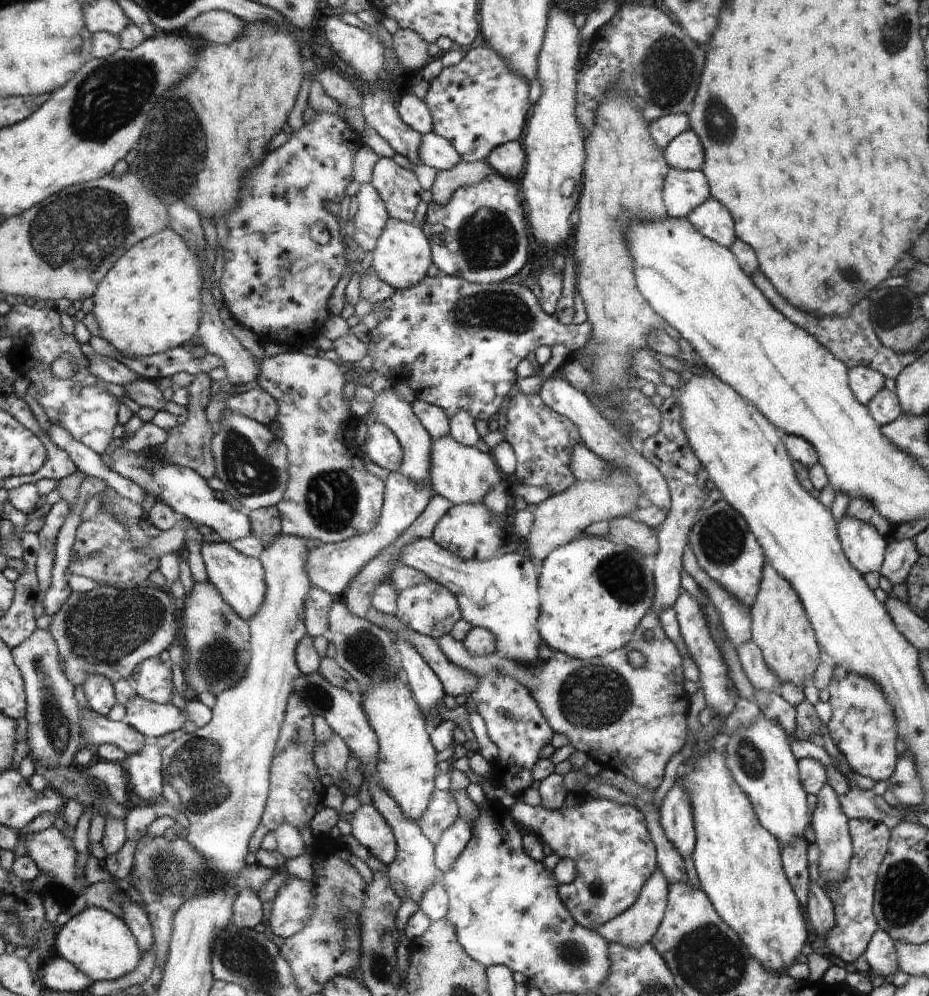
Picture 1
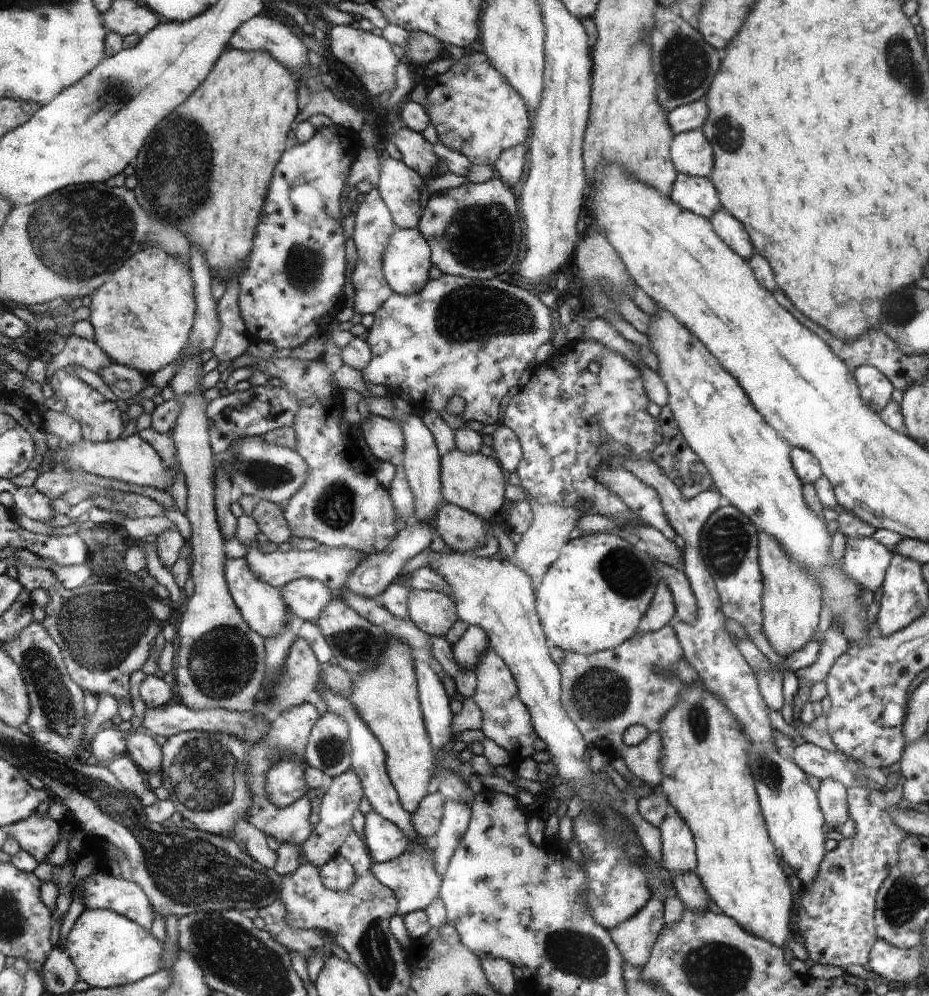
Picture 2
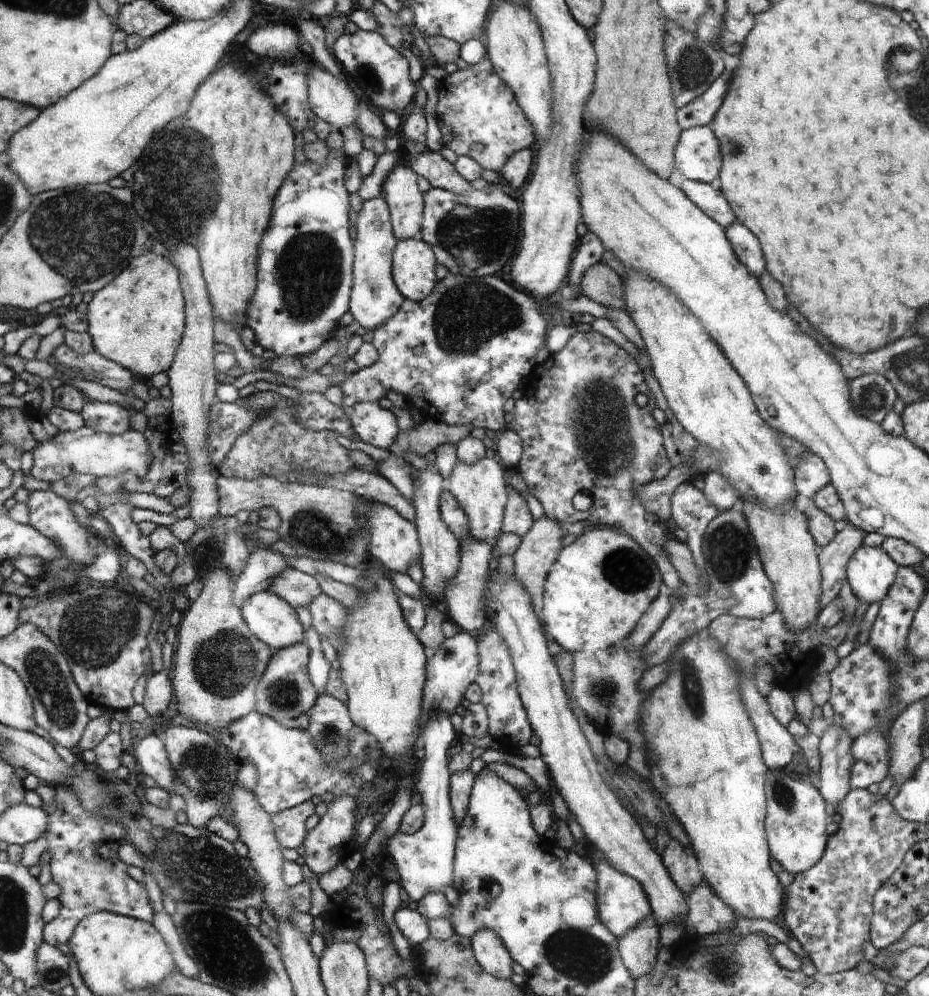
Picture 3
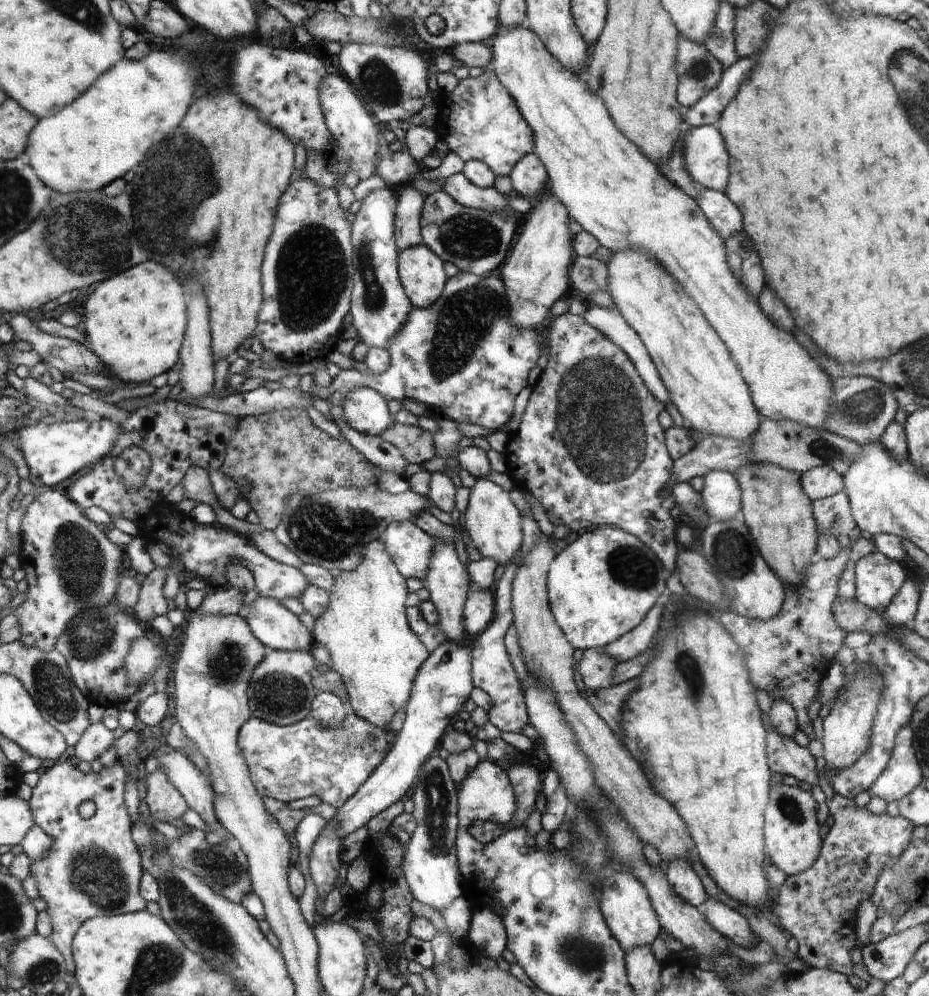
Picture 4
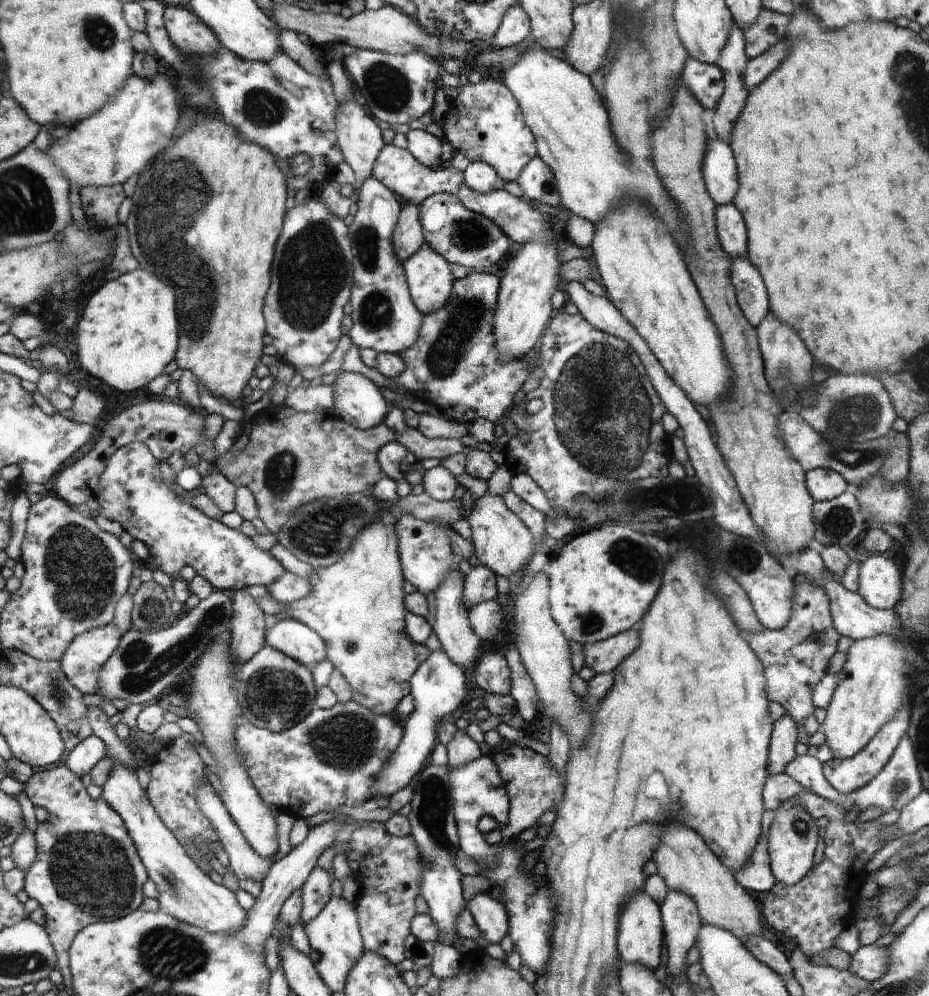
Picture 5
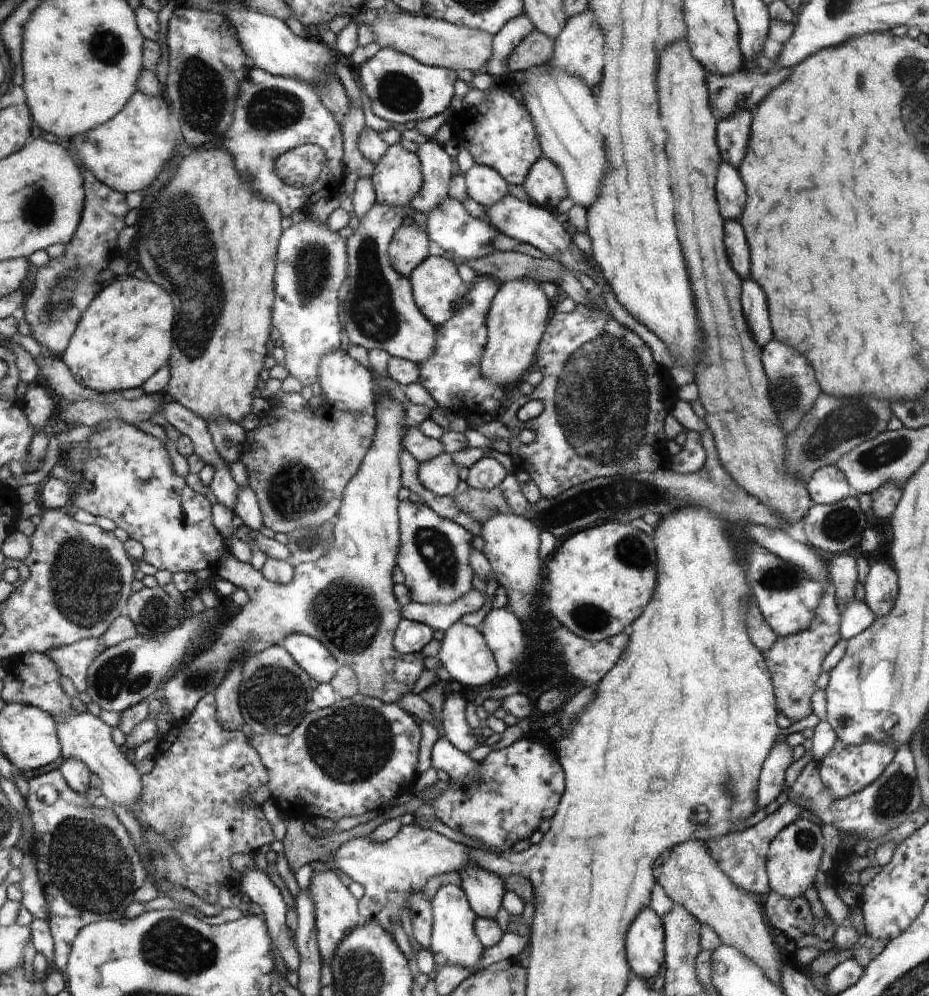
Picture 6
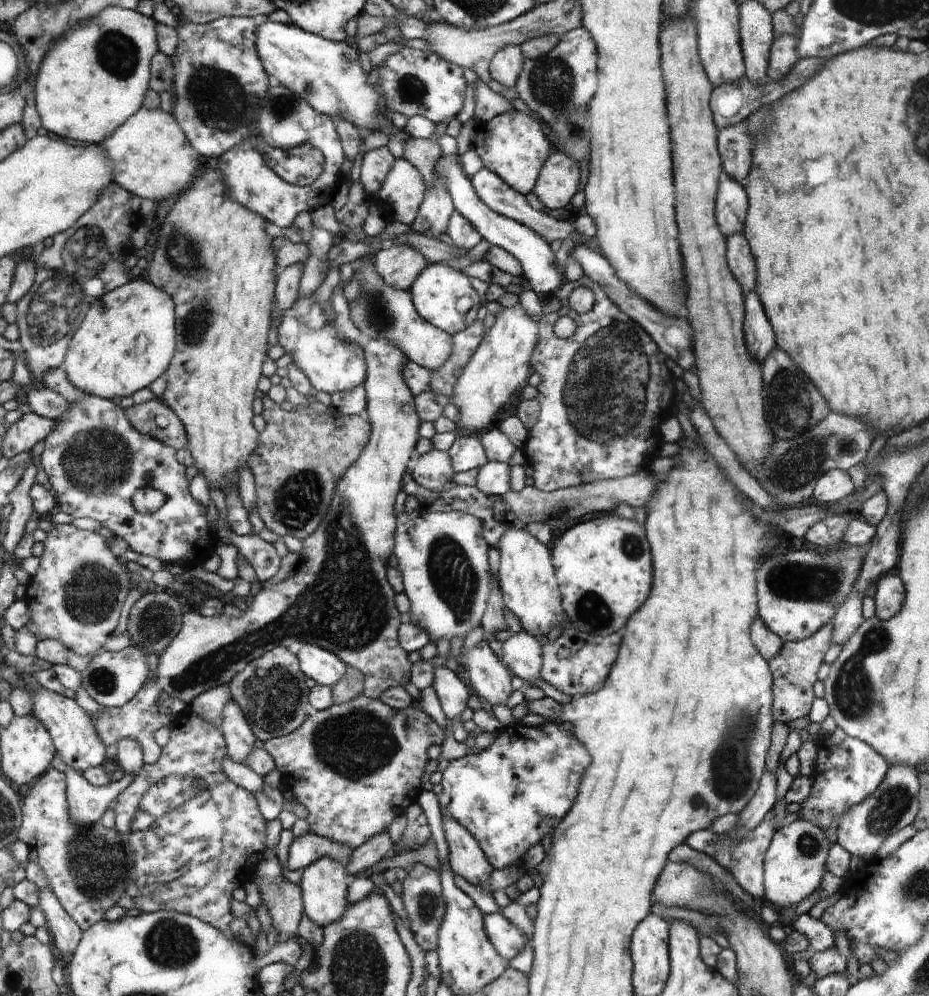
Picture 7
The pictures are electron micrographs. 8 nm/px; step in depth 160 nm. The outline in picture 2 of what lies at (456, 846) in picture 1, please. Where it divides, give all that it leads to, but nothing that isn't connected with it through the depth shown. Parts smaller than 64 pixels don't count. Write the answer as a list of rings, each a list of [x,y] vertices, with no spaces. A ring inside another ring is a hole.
[[[447,800],[445,814],[440,829],[433,839],[433,860],[435,869],[440,878],[448,870],[448,864],[460,844],[462,836],[466,833],[471,818],[470,802],[462,800]]]

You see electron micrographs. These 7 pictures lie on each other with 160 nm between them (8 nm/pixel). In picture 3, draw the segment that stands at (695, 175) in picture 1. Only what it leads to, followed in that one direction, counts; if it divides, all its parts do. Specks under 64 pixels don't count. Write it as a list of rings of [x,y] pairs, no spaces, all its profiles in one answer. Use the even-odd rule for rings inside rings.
[[[677,177],[675,183],[686,198],[692,200],[710,219],[724,229],[737,222],[733,208],[729,206],[728,200],[718,188],[714,189],[710,184],[692,181],[685,177]]]

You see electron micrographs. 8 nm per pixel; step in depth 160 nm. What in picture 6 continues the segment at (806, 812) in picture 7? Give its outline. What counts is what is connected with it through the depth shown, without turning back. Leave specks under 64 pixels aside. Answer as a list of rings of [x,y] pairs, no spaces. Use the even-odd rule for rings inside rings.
[[[837,740],[830,752],[818,761],[821,781],[834,798],[845,799],[872,785],[892,764],[896,748],[894,744],[888,743],[866,742],[861,745],[847,745]]]

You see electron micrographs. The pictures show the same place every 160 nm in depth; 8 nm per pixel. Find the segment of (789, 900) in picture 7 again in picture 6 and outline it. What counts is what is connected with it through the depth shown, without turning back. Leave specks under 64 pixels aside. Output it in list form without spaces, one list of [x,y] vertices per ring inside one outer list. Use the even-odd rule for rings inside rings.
[[[806,815],[792,820],[772,839],[766,857],[766,872],[769,882],[769,889],[772,893],[782,895],[787,899],[795,899],[803,896],[814,883],[820,858],[824,854],[824,844],[822,844],[822,832],[820,826],[812,820],[808,820]]]

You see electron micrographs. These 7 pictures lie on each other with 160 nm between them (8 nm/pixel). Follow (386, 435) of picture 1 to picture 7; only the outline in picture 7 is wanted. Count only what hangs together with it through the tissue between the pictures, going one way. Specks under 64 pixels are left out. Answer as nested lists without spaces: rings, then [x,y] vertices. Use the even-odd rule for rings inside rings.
[[[313,295],[297,298],[280,320],[278,343],[285,352],[290,352],[292,362],[300,370],[305,371],[305,375],[309,376],[309,382],[317,391],[324,391],[330,395],[349,393],[365,384],[368,377],[368,364],[365,362],[365,354],[361,346],[342,338],[334,328],[333,322],[328,320],[326,312],[322,312],[329,303],[330,300],[318,304]]]

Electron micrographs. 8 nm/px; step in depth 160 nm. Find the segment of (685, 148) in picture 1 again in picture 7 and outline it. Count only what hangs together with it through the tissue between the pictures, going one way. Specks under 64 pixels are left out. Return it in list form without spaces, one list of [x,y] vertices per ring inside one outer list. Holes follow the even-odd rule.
[[[722,174],[717,199],[717,220],[726,239],[730,234],[744,233],[748,209],[748,192],[744,186],[728,174]]]

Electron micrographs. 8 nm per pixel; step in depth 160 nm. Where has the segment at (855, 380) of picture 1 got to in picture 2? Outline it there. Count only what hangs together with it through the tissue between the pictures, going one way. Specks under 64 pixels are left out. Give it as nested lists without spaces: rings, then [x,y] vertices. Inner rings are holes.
[[[869,365],[855,369],[853,375],[856,376],[861,398],[880,415],[880,410],[884,410],[884,406],[890,402],[892,392],[895,390],[888,376]]]

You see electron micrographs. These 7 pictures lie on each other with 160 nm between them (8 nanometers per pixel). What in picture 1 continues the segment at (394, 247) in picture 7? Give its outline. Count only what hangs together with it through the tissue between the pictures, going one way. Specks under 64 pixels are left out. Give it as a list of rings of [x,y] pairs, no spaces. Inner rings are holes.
[[[380,157],[372,168],[372,187],[388,208],[389,218],[412,222],[420,198],[420,184],[413,170],[400,168],[392,158]]]

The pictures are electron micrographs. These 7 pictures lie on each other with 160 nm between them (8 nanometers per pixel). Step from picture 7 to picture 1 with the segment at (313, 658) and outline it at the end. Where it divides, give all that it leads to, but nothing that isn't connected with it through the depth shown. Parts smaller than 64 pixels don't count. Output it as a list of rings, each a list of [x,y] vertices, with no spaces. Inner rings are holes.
[[[225,541],[206,542],[202,544],[200,553],[206,566],[208,580],[221,592],[222,599],[244,620],[257,614],[264,605],[268,593],[265,568],[260,560],[238,552],[232,544]]]

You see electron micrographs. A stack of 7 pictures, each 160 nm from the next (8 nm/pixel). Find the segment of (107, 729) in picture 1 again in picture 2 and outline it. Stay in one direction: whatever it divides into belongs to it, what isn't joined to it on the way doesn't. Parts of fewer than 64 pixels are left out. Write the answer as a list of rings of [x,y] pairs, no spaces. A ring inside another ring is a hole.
[[[129,729],[128,738],[126,738],[126,754],[136,763],[143,774],[148,772],[161,774],[162,750],[154,738],[148,734]]]

